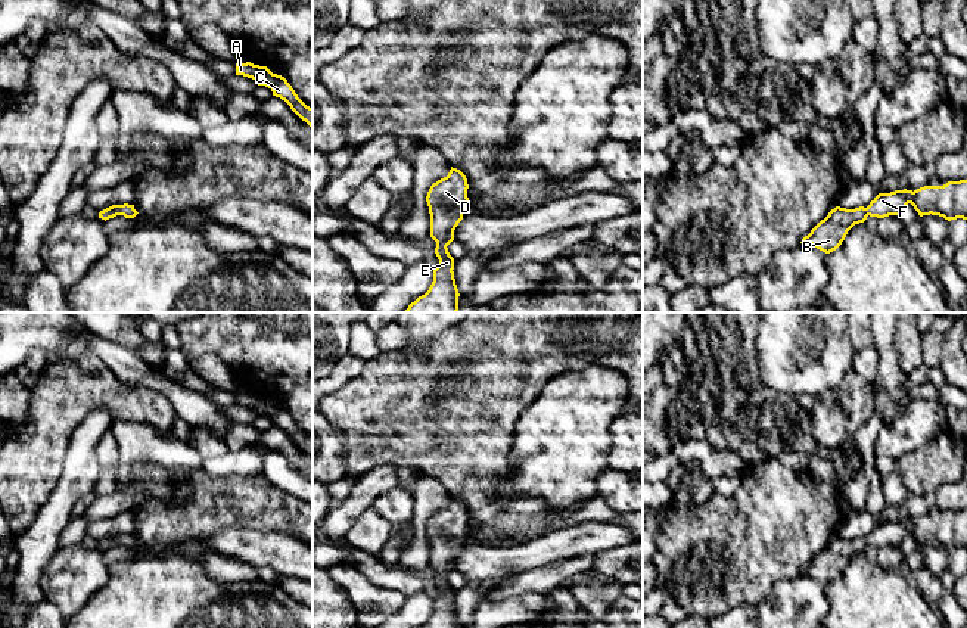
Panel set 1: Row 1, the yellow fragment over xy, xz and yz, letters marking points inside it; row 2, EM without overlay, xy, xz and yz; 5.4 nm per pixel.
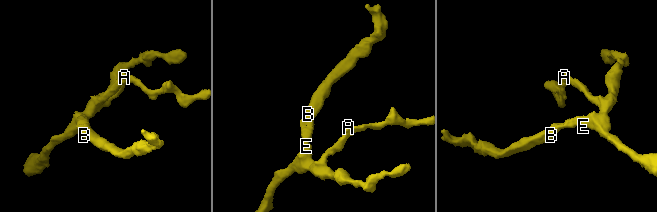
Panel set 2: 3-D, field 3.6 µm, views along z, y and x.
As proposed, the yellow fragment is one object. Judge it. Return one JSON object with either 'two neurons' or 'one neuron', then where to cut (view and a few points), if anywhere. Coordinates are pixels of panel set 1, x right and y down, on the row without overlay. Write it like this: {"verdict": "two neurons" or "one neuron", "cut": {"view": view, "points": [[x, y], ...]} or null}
{"verdict": "one neuron", "cut": null}

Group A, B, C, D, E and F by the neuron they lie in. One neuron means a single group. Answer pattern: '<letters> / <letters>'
A B C D E F

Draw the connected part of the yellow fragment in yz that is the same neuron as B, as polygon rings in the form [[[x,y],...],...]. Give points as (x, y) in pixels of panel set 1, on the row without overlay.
[[[967,510],[948,512],[943,516],[924,516],[917,520],[895,520],[879,523],[867,538],[846,540],[836,537],[821,550],[800,573],[811,573],[814,578],[830,584],[845,571],[848,562],[867,547],[884,548],[901,545],[911,534],[920,547],[939,545],[945,550],[967,550]]]

